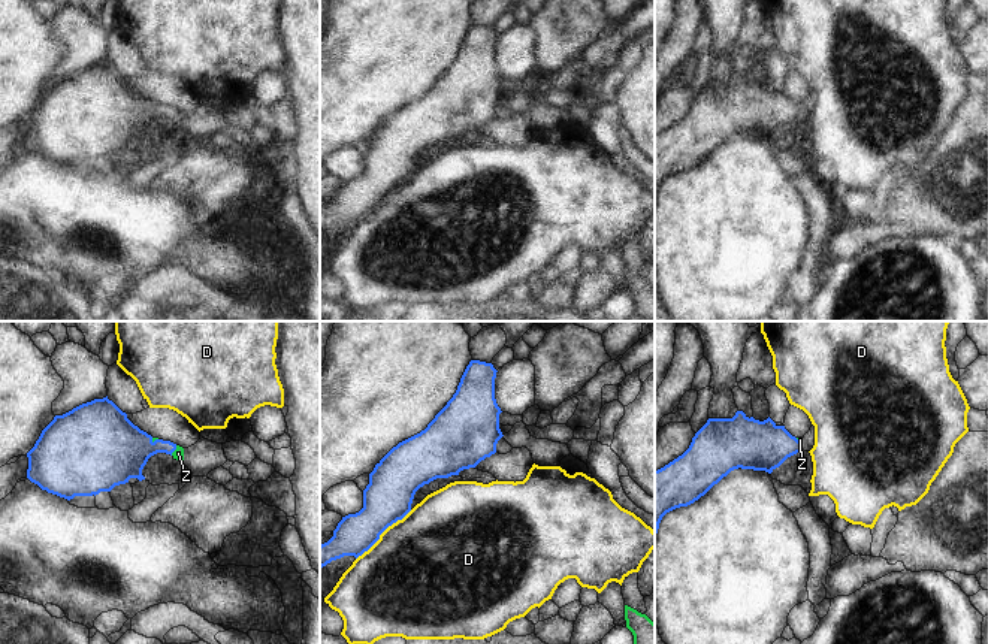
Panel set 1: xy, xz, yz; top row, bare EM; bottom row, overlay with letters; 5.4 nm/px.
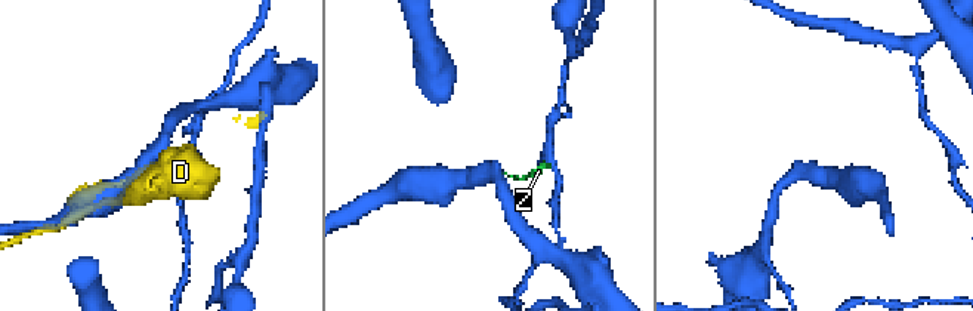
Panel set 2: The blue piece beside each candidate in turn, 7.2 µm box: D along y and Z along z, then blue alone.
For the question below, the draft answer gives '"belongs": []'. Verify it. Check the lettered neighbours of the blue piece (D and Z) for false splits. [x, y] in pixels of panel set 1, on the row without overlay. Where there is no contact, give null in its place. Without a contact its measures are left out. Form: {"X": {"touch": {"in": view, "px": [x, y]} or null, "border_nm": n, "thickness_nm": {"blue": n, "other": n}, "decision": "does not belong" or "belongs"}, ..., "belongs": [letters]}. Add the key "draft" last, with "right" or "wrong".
{"D": {"touch": {"in": "xz", "px": [383, 196]}, "border_nm": 400, "thickness_nm": {"blue": 260, "other": 480}, "decision": "does not belong"}, "Z": {"touch": {"in": "xy", "px": [175, 114]}, "border_nm": 70, "thickness_nm": {"blue": 240, "other": 60}, "decision": "belongs"}, "belongs": ["Z"], "draft": "wrong"}

